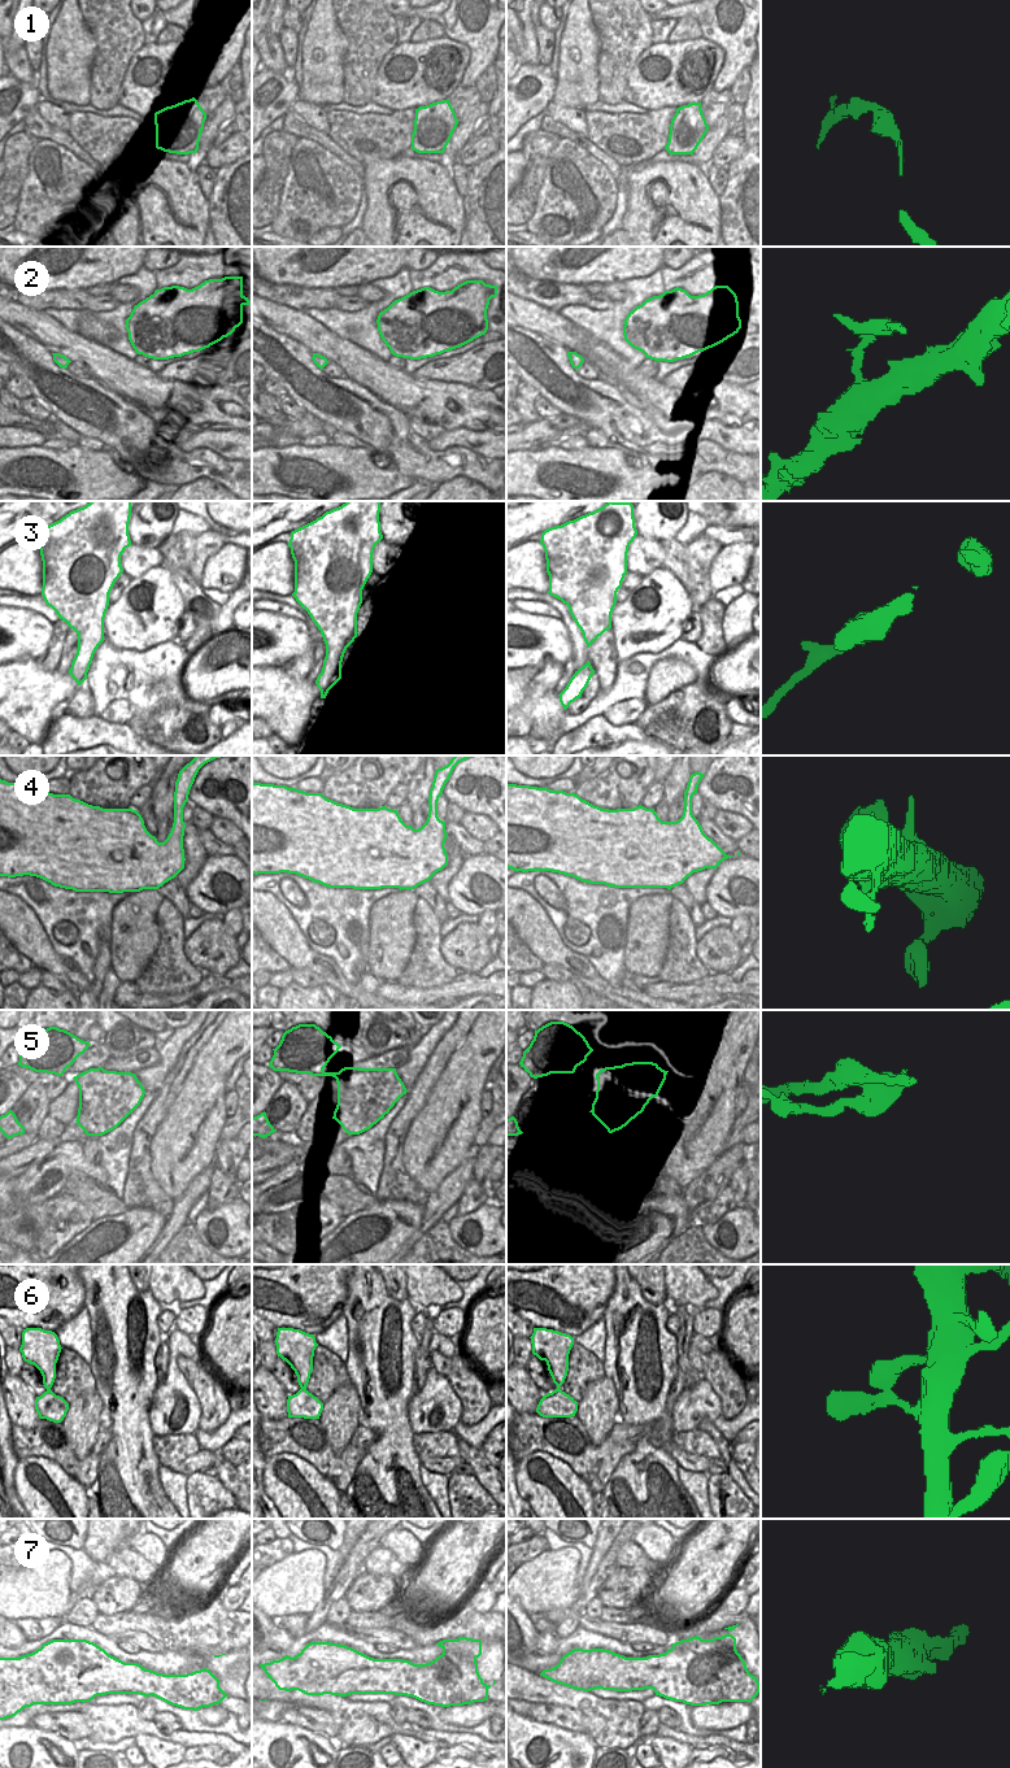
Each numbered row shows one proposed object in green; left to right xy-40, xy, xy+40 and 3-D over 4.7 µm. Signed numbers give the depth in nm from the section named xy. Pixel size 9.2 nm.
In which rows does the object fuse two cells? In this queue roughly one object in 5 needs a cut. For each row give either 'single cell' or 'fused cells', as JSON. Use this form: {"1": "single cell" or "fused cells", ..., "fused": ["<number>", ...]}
{"1": "single cell", "2": "single cell", "3": "single cell", "4": "single cell", "5": "fused cells", "6": "single cell", "7": "single cell", "fused": ["5"]}

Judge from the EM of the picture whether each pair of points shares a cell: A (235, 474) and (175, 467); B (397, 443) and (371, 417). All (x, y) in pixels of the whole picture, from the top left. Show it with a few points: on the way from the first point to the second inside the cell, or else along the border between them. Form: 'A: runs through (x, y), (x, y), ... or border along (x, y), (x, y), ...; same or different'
A: runs through (221, 470), (214, 466), (190, 466); same
B: runs through (391, 436), (378, 423); same

